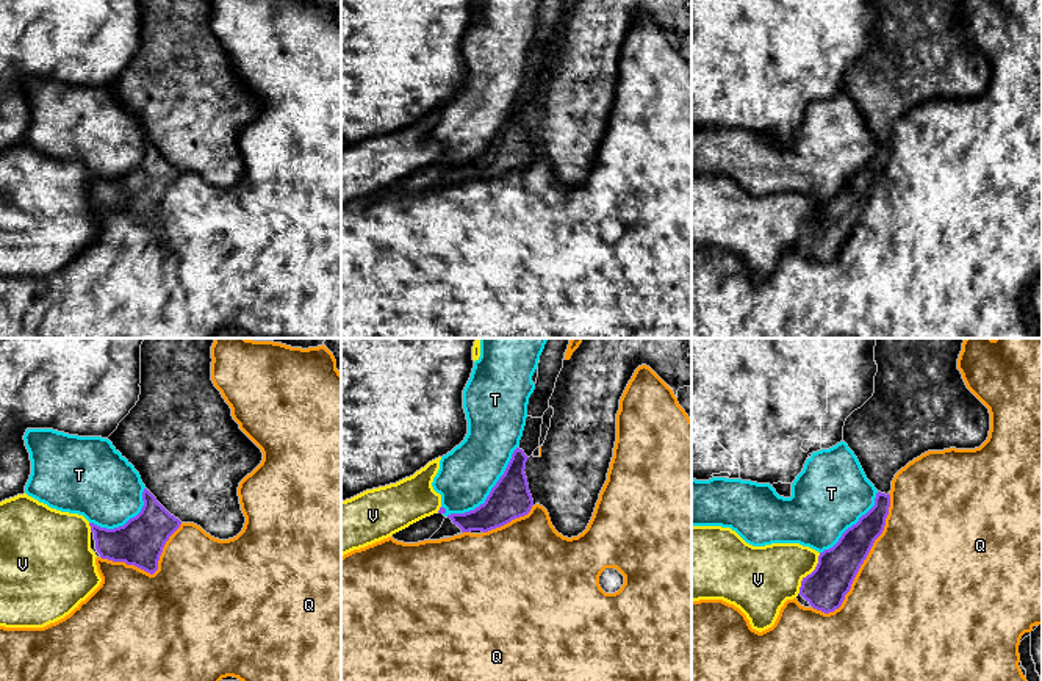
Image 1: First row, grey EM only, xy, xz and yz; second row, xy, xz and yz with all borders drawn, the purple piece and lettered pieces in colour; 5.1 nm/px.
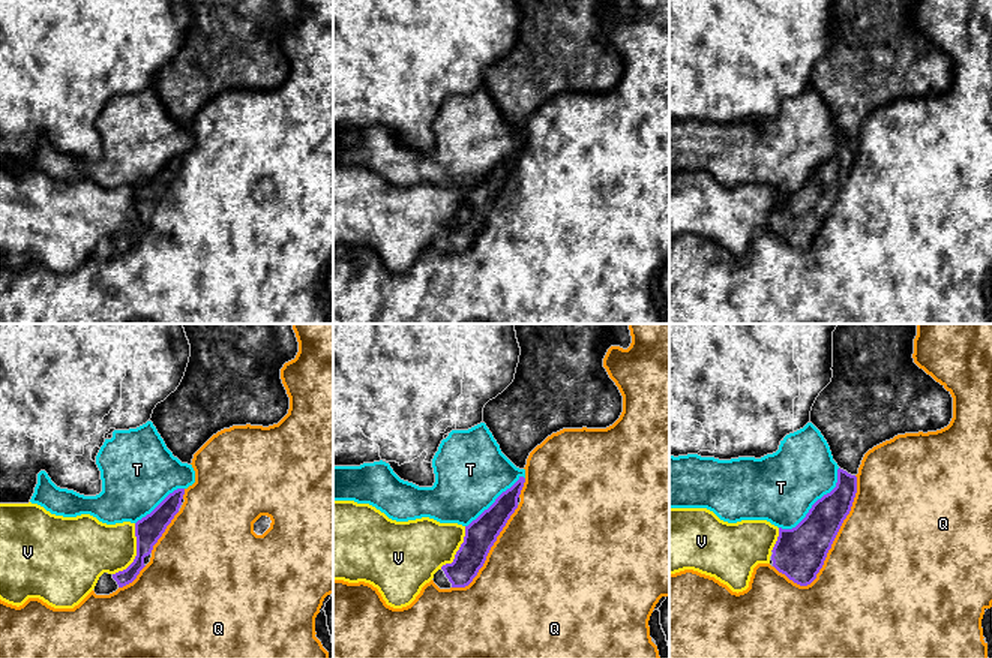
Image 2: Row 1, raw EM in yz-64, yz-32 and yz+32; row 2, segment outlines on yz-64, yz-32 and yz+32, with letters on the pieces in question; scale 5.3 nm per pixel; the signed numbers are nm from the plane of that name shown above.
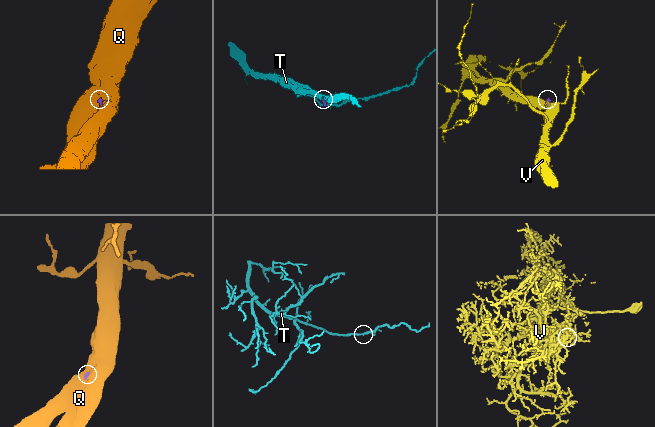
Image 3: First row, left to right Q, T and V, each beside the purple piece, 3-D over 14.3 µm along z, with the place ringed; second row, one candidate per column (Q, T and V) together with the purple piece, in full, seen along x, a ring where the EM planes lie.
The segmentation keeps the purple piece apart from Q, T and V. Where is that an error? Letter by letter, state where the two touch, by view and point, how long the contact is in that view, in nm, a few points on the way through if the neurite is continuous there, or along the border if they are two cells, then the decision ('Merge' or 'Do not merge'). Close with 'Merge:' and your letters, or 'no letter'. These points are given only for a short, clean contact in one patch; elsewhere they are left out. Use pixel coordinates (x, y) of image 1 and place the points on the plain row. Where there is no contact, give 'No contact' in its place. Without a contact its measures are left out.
Q: Touches purple at yz (862, 212). Shared border 700 nm. Do not merge
T: Touches purple at xz (488, 144). Shared border 500 nm. Do not merge
V: Touches purple at yz (811, 223). Shared border 240 nm. Do not merge
Merge: no letter

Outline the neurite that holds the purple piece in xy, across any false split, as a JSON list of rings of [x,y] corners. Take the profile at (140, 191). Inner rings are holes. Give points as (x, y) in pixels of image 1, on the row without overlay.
[[[147,138],[142,141],[142,150],[141,161],[124,175],[106,178],[89,172],[91,199],[97,207],[125,211],[153,224],[166,191],[181,171],[171,164]]]

